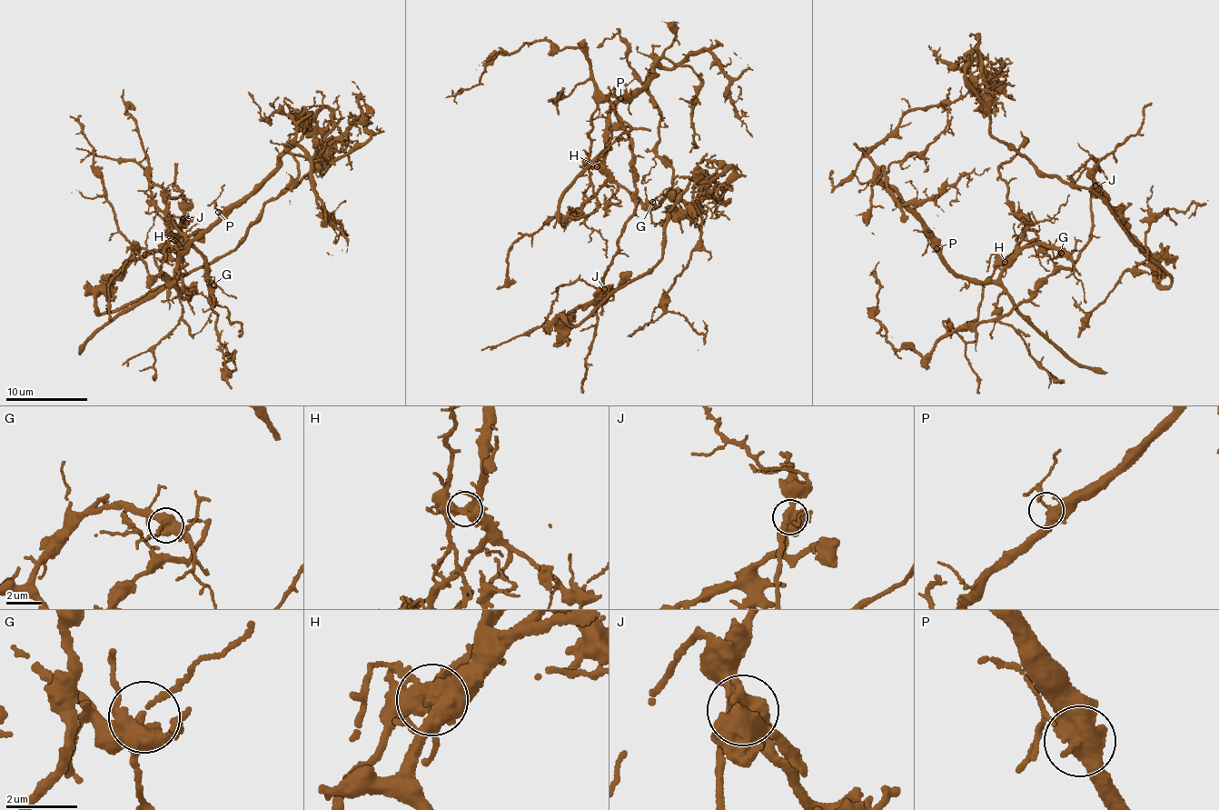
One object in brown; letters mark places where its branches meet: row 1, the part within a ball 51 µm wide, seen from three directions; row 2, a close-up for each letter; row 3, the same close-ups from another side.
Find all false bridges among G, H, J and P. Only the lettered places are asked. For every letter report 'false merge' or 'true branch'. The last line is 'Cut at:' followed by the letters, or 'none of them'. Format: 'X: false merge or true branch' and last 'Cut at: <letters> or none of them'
G: true branch
H: false merge
J: false merge
P: true branch
Cut at: H, J

